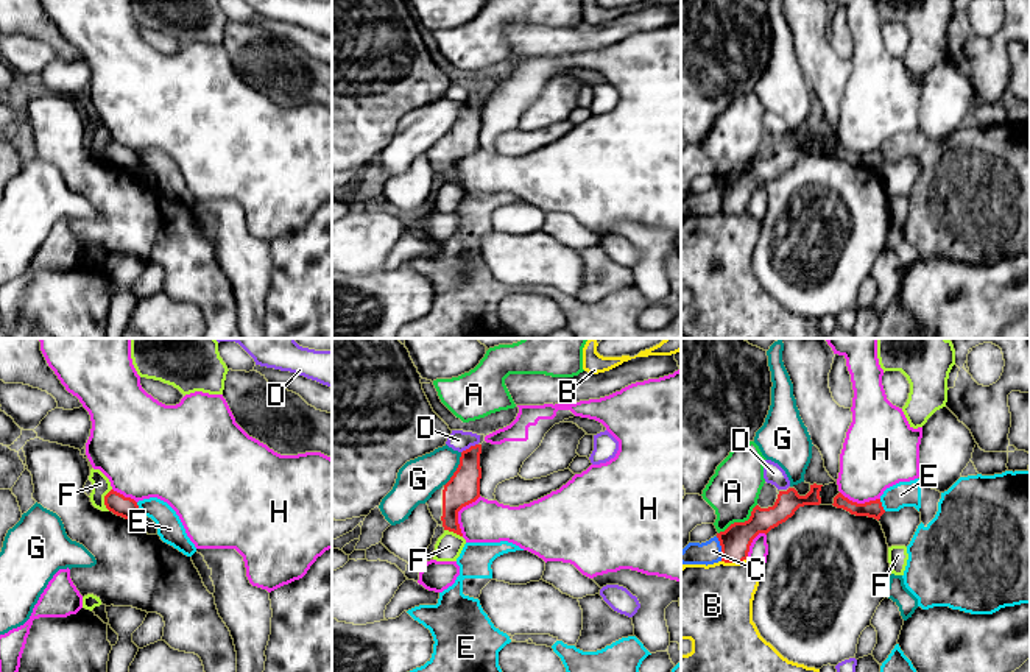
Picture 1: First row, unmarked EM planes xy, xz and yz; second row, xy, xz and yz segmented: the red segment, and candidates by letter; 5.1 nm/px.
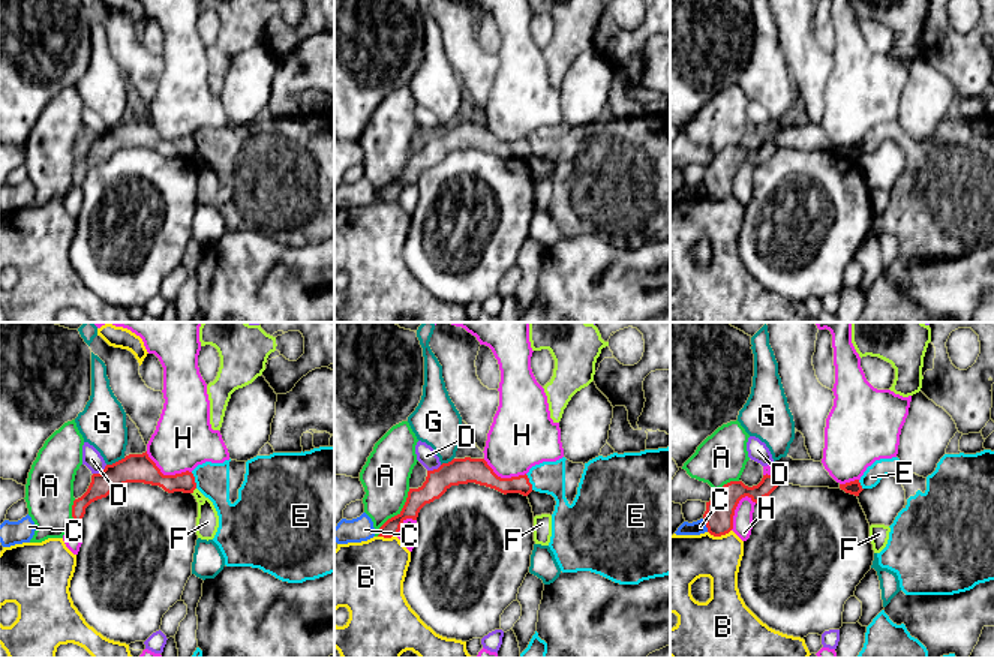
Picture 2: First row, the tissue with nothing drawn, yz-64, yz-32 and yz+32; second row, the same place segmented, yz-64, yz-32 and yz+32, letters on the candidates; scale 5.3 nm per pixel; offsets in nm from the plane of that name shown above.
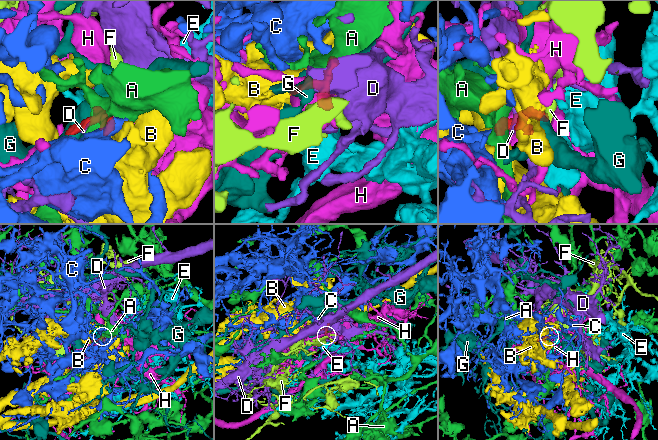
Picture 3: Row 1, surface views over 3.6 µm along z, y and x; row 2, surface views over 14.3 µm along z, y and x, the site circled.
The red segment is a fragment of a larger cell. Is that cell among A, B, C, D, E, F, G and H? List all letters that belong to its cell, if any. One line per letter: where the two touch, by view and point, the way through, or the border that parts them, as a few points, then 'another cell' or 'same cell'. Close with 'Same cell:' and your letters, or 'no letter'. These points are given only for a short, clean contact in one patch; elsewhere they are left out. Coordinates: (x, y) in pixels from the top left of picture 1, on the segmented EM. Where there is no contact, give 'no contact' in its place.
A: meets red in yz at (740, 523); border along yz (756, 504), (747, 519), (734, 521), (719, 534); another cell
B: meets red in yz at (734, 562); border along yz (747, 557), (740, 562), (722, 562); another cell
C: meets red in yz at (722, 549); border along yz (716, 537), (722, 560); another cell
D: meets red in xz at (471, 446); border along xz (477, 443), (462, 452); another cell
E: meets red in xy at (139, 509); runs through xy (116, 502), (128, 509), (139, 509), (151, 509), (170, 529); same cell
F: meets red in xy at (105, 499); border along xy (111, 488), (105, 496), (105, 507), (108, 510); another cell
G: meets red in xz at (457, 470); another cell
H: meets red in xz at (457, 513); another cell
Same cell: E

